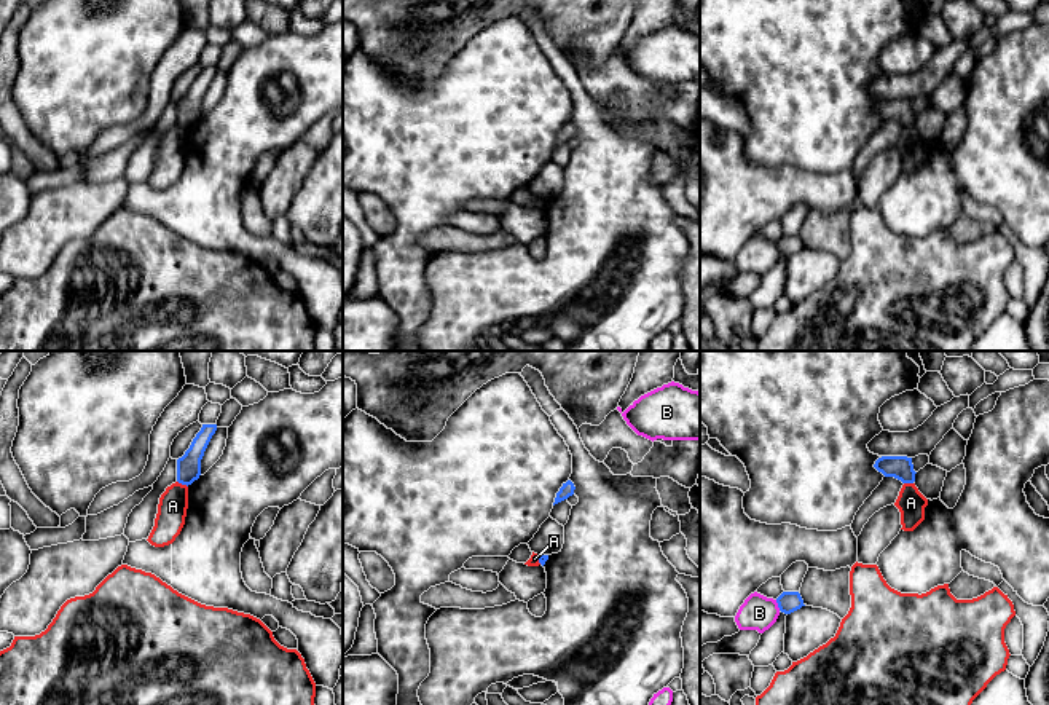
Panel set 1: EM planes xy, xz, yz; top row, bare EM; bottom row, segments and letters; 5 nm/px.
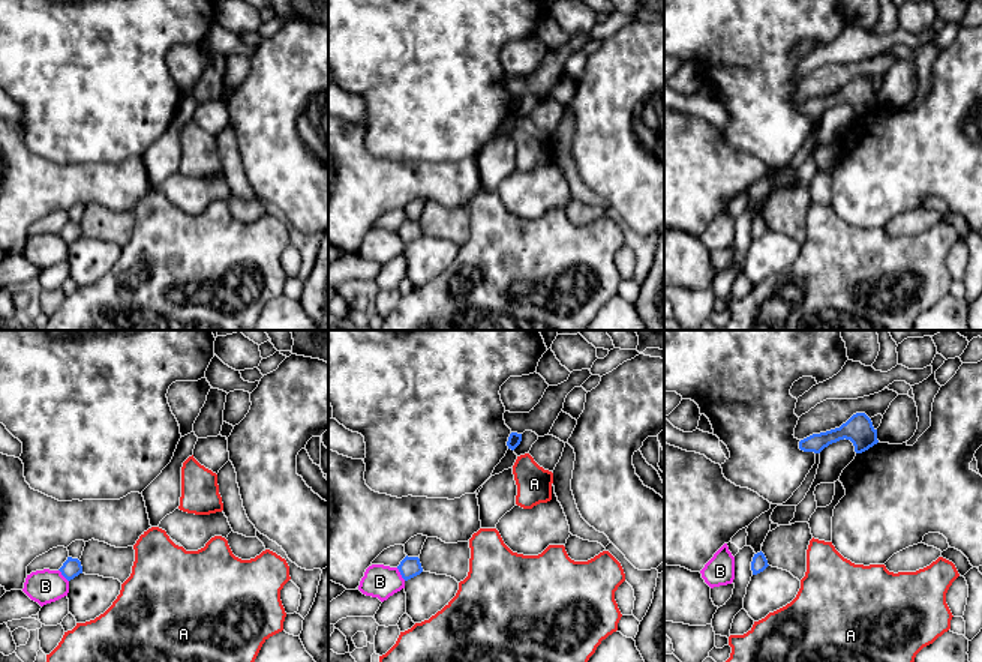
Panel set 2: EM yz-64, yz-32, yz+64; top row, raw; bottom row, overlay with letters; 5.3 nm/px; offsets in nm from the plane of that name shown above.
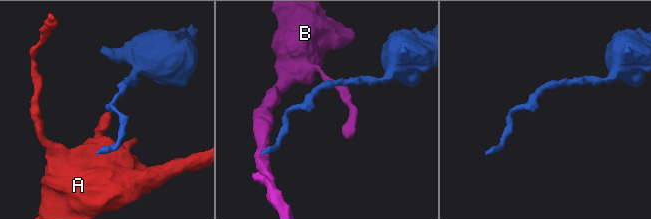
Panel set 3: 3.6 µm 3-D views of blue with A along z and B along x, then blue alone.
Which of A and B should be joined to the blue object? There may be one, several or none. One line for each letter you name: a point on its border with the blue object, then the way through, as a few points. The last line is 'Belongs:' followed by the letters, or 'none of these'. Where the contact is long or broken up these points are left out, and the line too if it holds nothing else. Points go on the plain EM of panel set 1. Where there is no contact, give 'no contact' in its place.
Belongs: none of these

